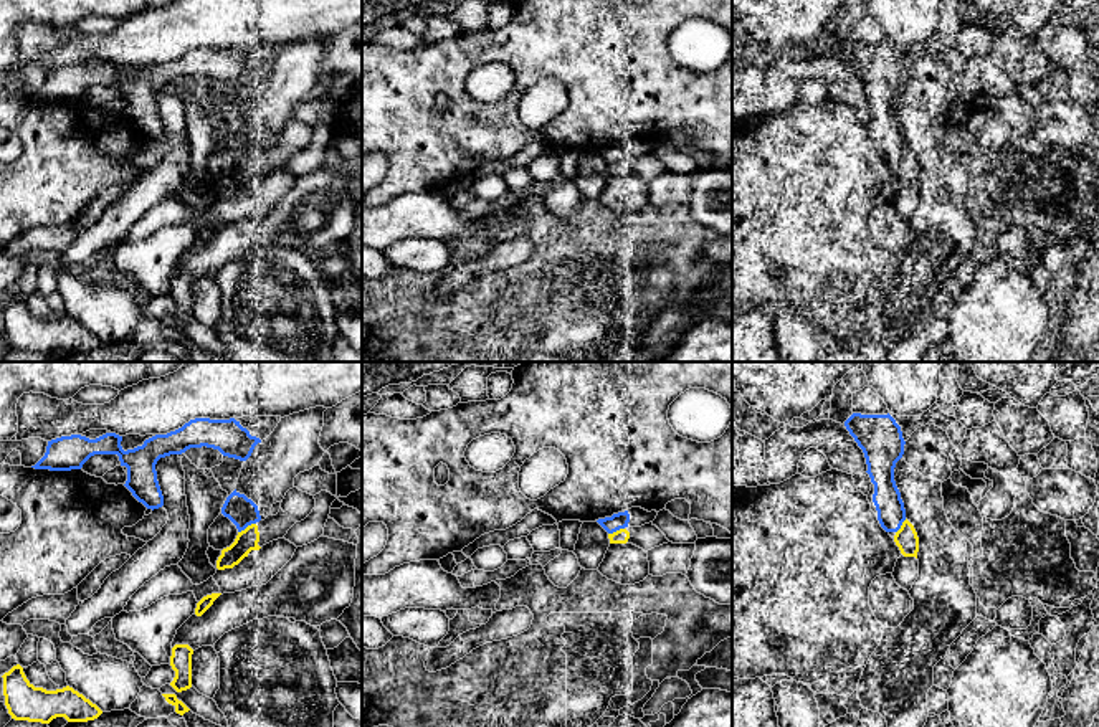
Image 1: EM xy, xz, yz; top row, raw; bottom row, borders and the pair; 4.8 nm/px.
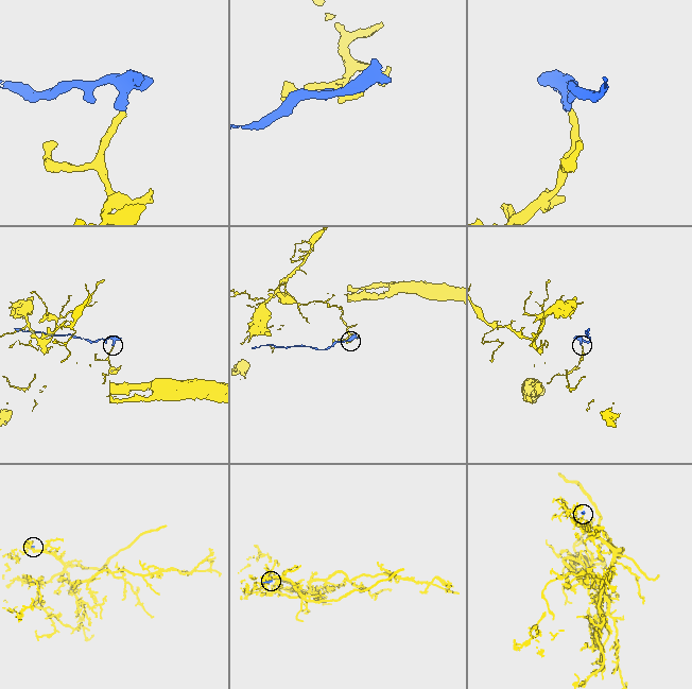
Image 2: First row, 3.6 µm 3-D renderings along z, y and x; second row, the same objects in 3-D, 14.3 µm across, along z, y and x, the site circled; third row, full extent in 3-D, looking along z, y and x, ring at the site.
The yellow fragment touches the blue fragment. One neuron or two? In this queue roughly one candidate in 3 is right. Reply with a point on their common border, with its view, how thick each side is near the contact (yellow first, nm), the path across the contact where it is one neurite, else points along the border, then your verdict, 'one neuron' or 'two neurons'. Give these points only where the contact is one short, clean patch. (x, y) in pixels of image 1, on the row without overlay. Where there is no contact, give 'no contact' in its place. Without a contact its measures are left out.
xy (248, 156) | 110/140 nm | one neuron

